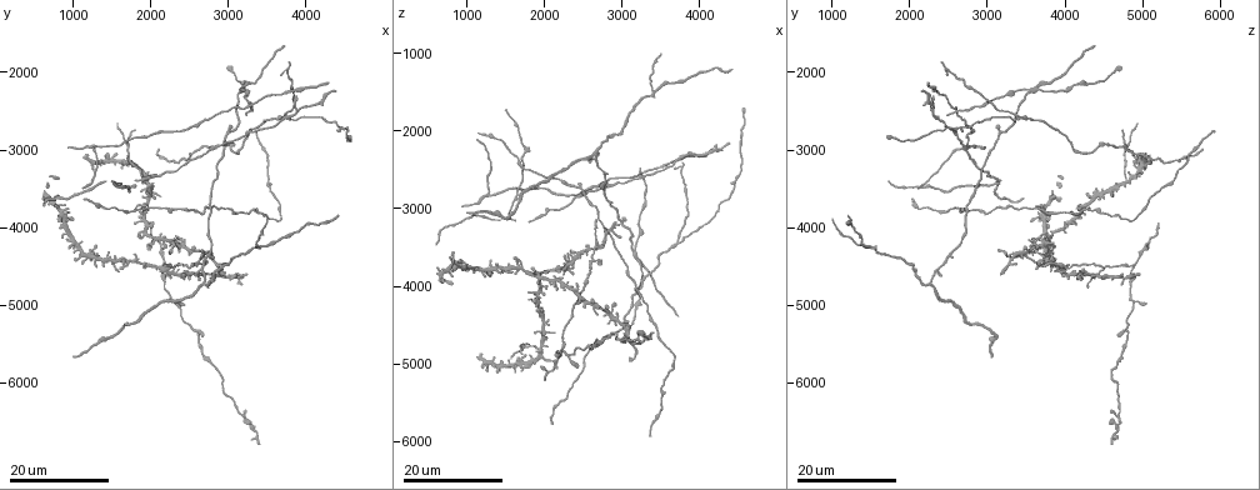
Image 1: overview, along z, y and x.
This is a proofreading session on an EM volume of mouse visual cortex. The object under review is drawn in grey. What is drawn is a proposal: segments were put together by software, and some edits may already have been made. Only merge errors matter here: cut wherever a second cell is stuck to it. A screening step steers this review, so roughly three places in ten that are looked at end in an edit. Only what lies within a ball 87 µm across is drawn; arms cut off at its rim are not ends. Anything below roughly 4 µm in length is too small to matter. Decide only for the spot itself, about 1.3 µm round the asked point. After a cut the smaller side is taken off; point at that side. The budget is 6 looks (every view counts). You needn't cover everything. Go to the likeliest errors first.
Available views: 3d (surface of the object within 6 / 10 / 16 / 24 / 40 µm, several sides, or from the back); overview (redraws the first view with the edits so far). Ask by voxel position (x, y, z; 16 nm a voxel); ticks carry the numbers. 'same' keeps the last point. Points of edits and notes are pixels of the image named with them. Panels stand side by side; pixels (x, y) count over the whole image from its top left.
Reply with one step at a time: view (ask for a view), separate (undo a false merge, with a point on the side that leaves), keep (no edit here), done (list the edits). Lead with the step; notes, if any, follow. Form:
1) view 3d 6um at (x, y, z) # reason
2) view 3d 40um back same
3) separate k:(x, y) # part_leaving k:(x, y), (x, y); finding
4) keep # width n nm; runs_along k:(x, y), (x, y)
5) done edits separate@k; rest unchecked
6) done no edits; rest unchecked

view 3d 16um at (1900, 3450, 4850) # thin arm on a thick one

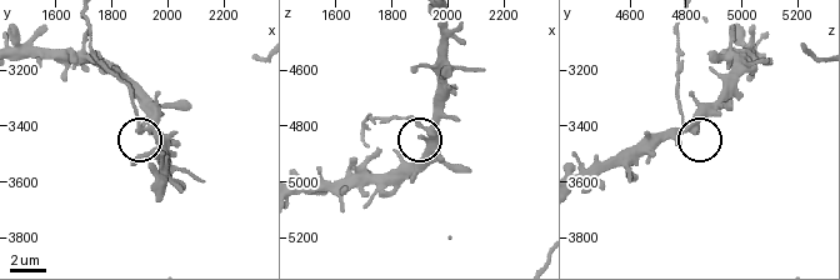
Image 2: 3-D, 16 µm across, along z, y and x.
view 3d 10um at (1920, 3410, 4820)

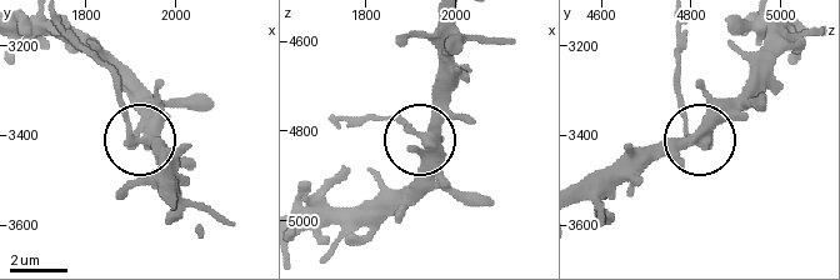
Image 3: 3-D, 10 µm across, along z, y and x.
separate 3:(120, 99) # arms 3; part_leaving 3:(125, 134), (115, 79), (59, 21); two cells meet here

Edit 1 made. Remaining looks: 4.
view 3d 24um at (3400, 4200, 1550) # three arms meet

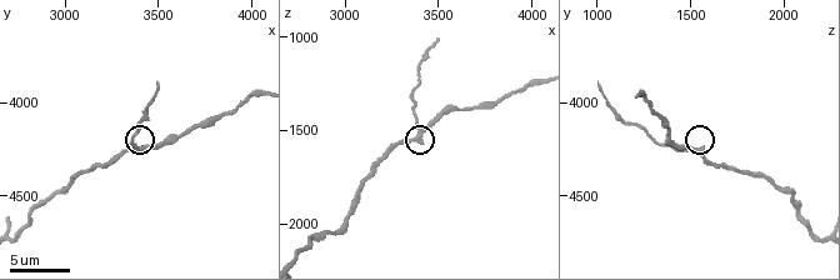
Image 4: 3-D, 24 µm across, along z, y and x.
view 3d 10um at (3400, 4240, 1500)

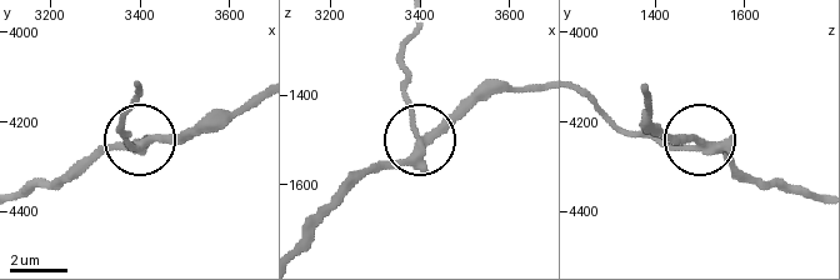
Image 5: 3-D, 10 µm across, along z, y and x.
separate 5:(406, 93) # part_leaving 5:(416, 131), (401, 55), (414, 26); two cells meet here

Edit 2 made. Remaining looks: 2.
view 3d 16um at (2700, 4300, 3500) # looks like a crossing

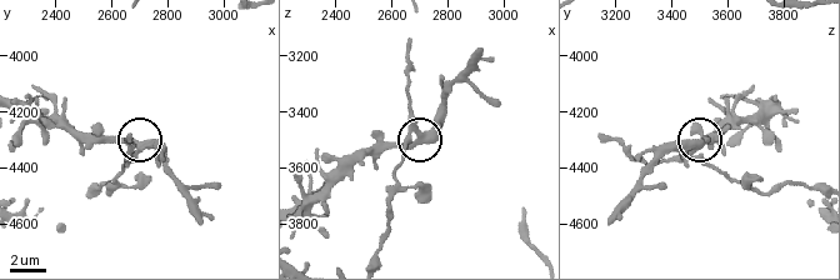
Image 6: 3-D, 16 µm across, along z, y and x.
view 3d 10um at (2700, 4320, 3490)

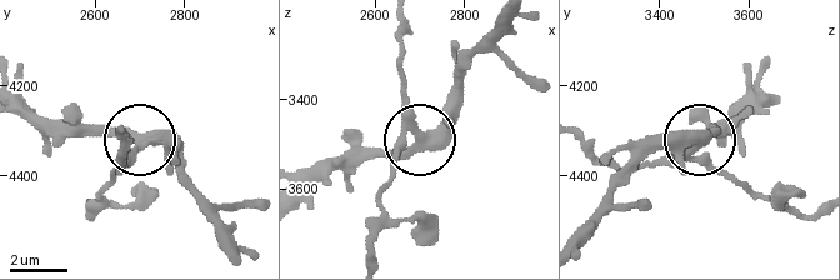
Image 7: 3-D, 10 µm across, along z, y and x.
separate 7:(114, 171) # side_arm 9 um; part_leaving 7:(414, 126), (380, 196), (371, 254); a second cell is stuck on

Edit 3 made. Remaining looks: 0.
done edits separate@3, separate@5, separate@7; rest unchecked

